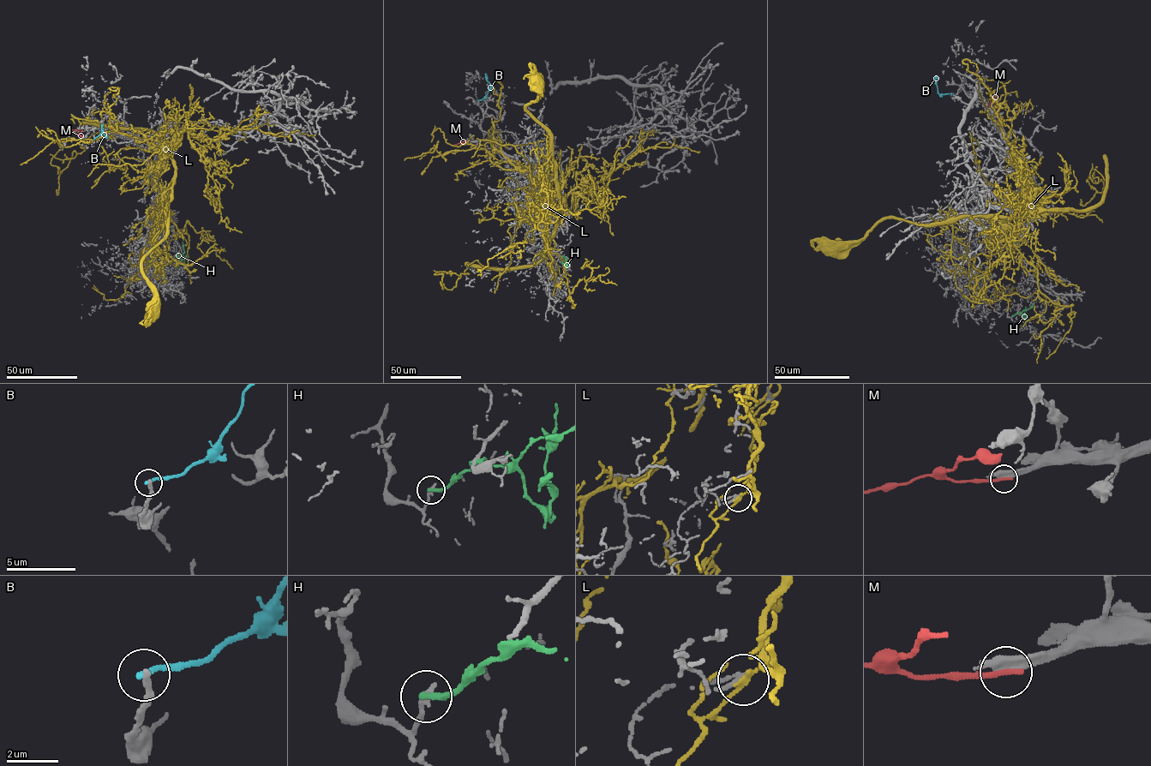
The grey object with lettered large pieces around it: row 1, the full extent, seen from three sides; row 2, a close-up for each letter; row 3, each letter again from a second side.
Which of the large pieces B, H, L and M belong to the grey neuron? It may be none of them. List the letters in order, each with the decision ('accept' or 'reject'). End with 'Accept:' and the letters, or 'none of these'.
B: reject
H: reject
L: reject
M: reject
Accept: none of these

